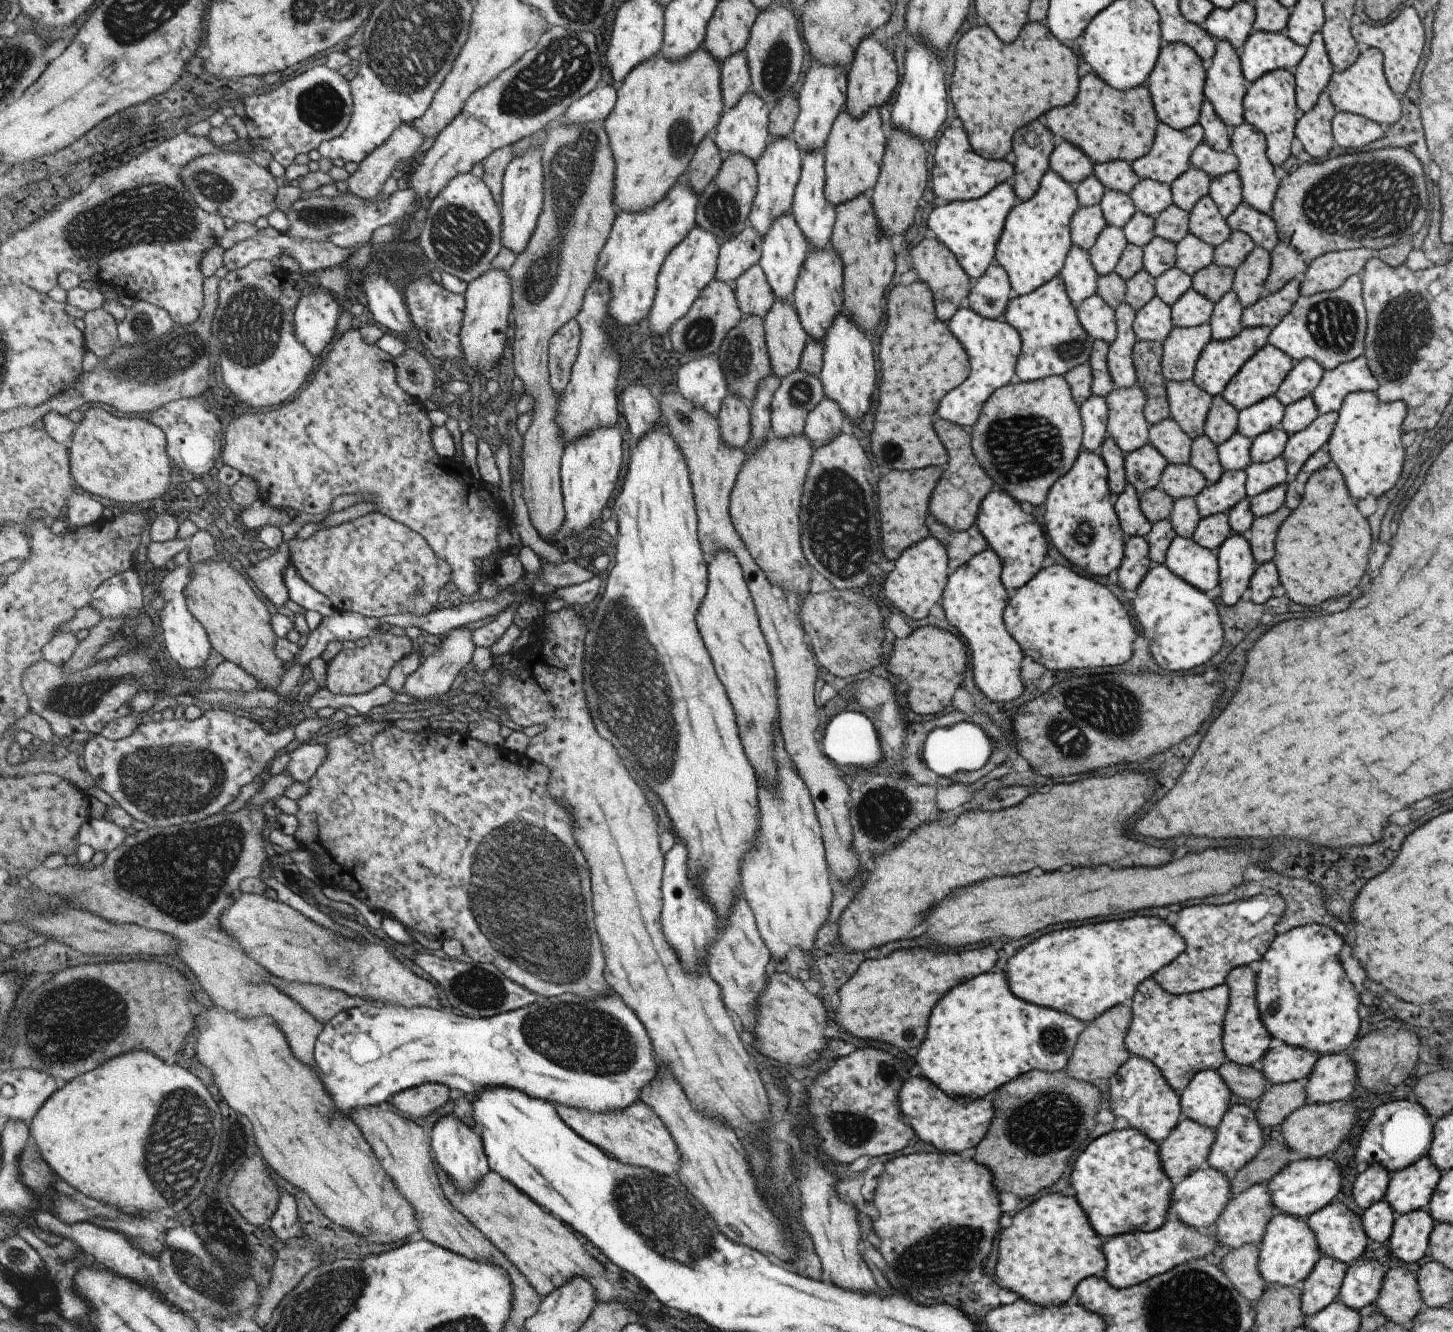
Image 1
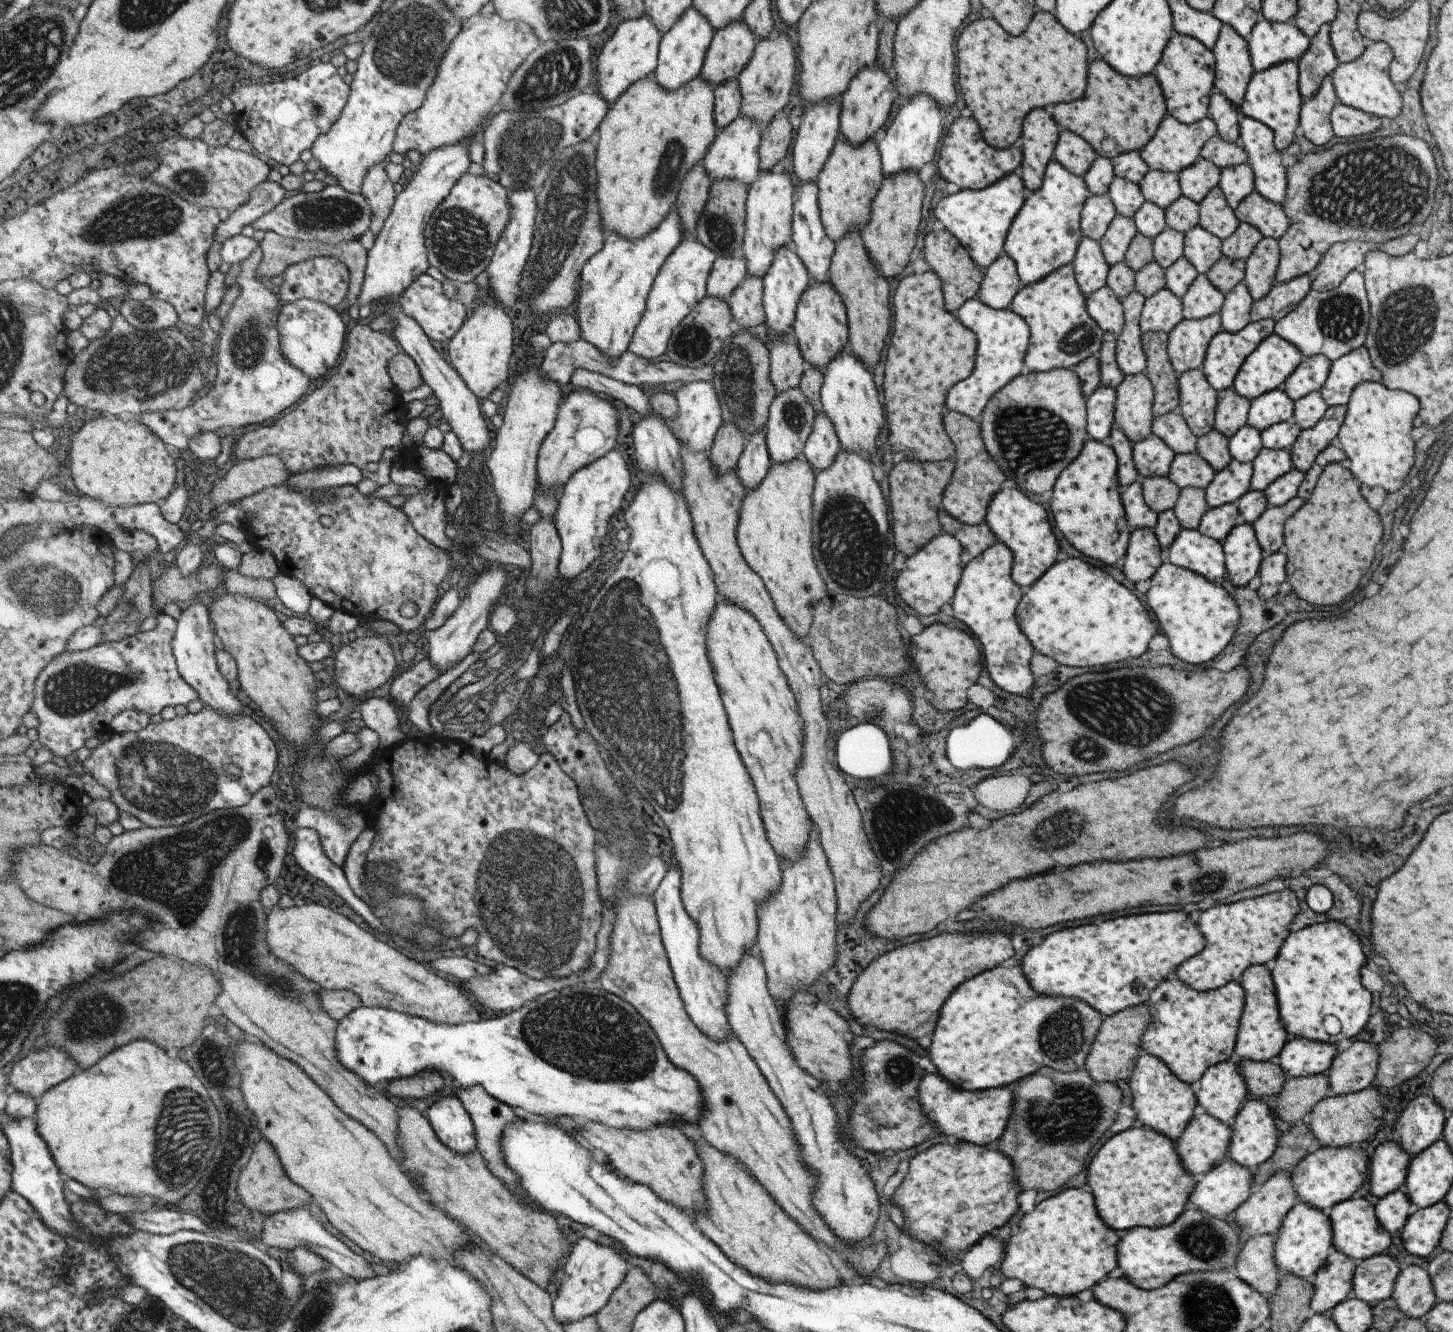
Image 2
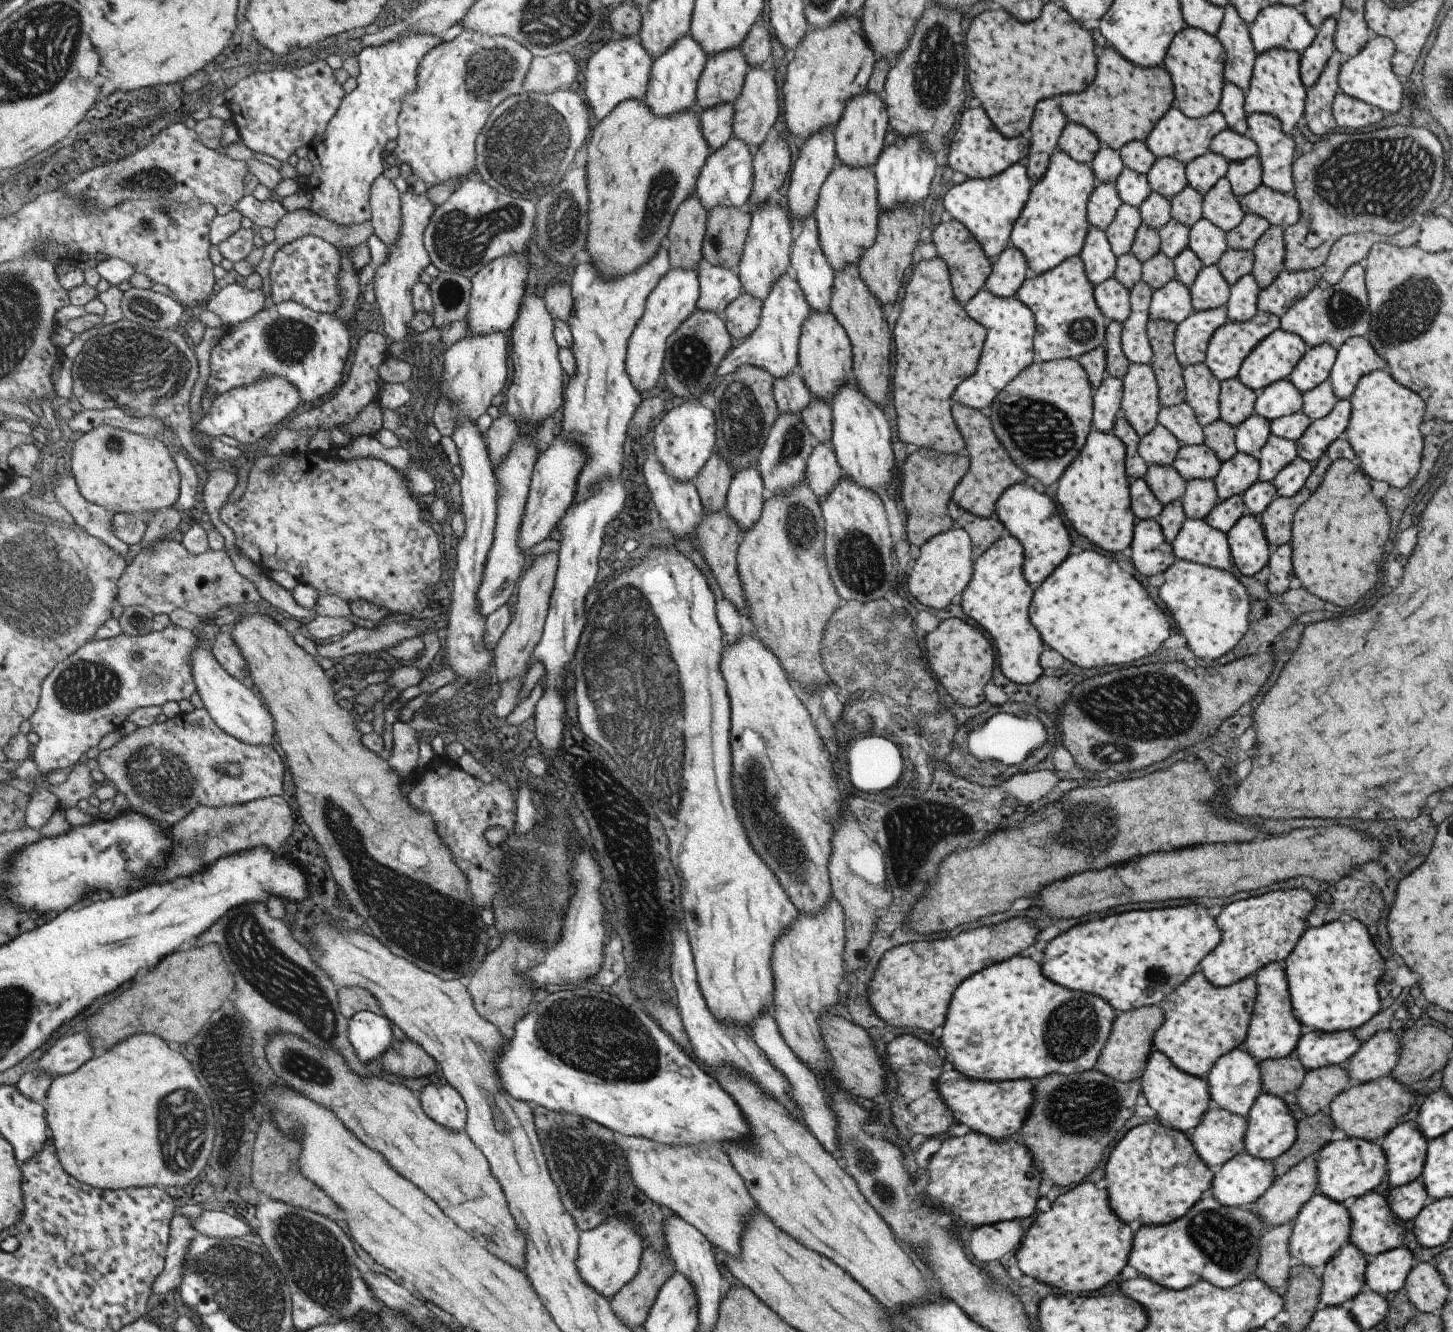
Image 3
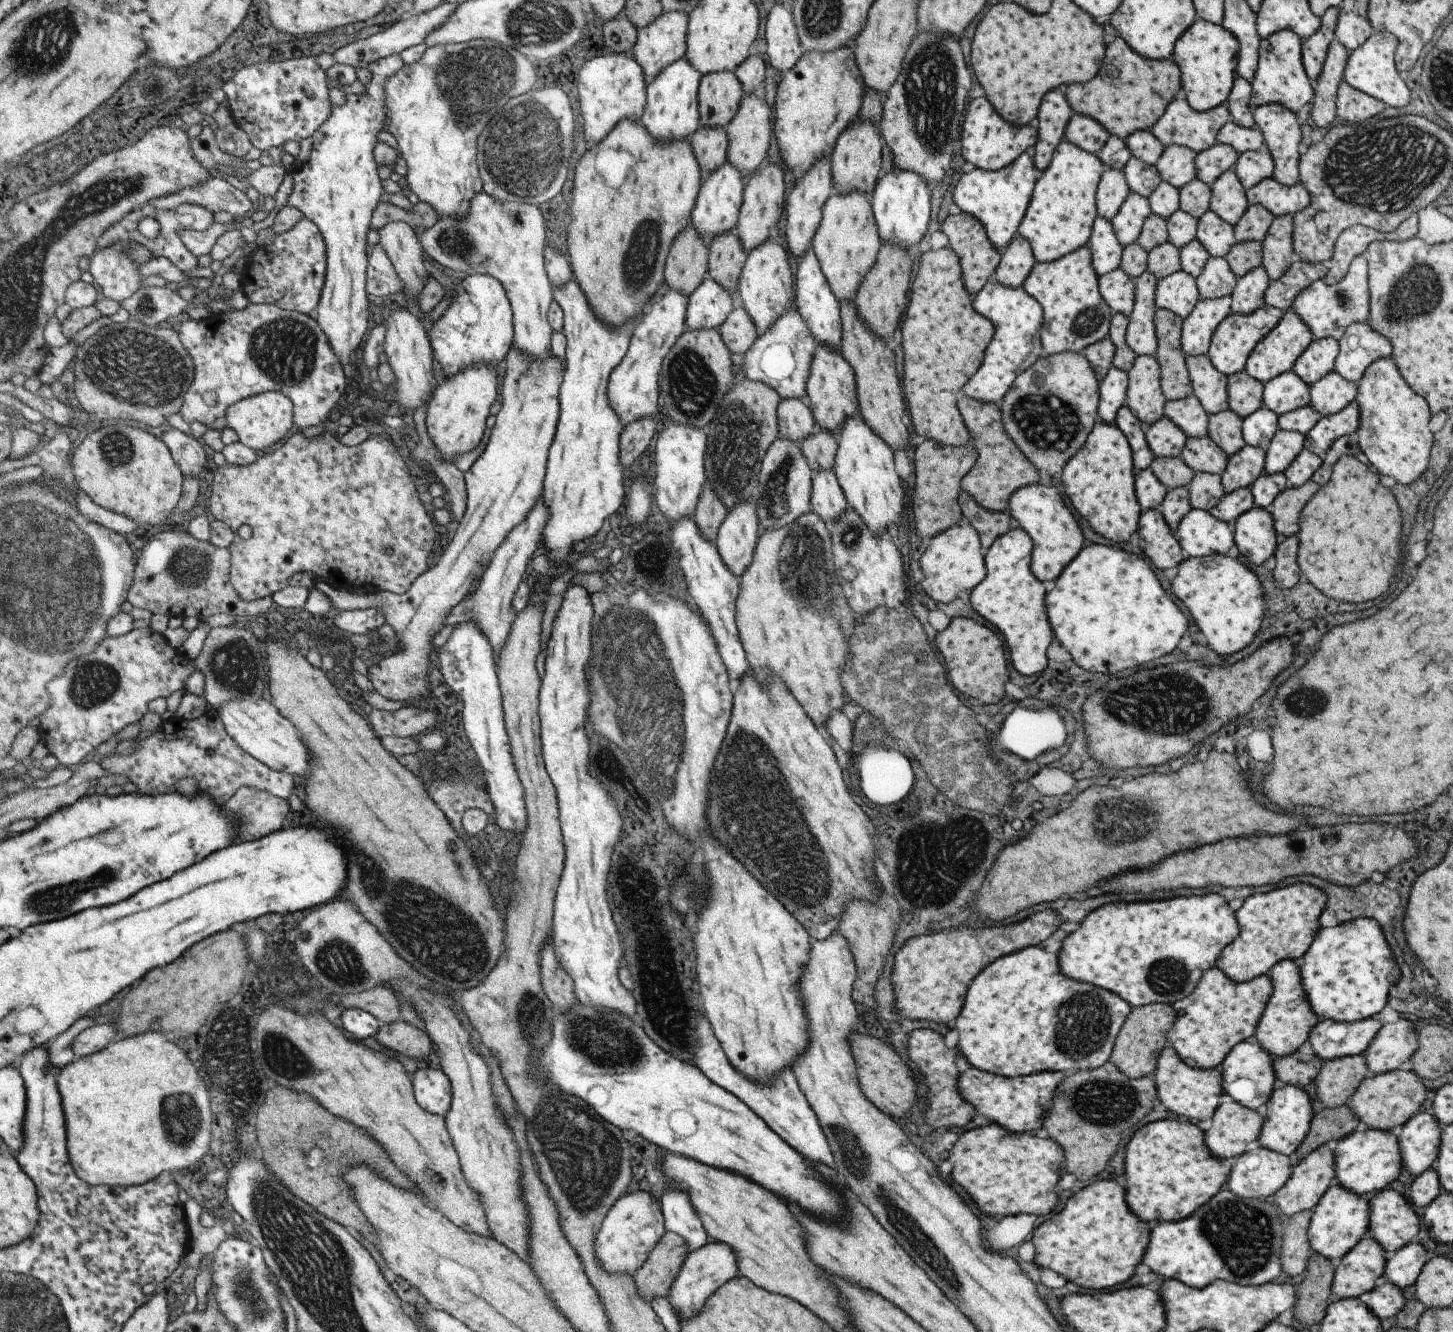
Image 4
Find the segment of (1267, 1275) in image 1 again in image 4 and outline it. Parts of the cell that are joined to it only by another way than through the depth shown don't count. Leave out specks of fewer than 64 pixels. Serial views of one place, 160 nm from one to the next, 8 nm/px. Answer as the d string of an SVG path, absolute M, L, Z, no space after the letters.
M1333 1182L1321 1195L1312 1208L1312 1215L1307 1227L1310 1249L1329 1260L1341 1258L1349 1252L1368 1232L1368 1200L1361 1198L1337 1182Z

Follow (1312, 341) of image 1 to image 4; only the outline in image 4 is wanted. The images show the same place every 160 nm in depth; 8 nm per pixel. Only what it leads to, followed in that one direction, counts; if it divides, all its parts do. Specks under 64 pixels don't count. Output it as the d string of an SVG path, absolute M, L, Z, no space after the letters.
M1365 255L1351 259L1346 275L1337 284L1325 284L1323 279L1308 284L1297 293L1289 311L1293 311L1307 325L1313 340L1331 337L1338 341L1349 324L1367 322L1368 268Z

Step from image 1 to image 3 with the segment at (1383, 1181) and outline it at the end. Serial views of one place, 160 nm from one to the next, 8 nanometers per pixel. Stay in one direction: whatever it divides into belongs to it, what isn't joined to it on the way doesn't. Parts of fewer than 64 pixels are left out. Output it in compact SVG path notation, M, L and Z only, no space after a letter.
M1404 1121L1392 1128L1379 1142L1386 1156L1386 1180L1392 1187L1417 1180L1426 1157L1427 1140L1415 1126Z

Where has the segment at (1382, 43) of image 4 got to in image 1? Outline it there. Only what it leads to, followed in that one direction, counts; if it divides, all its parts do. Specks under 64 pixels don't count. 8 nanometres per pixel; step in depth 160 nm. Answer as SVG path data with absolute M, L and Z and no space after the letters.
M1368 47L1360 52L1355 62L1345 70L1333 71L1325 90L1335 110L1364 116L1382 127L1397 122L1401 116L1399 97L1387 84L1382 52L1377 47Z

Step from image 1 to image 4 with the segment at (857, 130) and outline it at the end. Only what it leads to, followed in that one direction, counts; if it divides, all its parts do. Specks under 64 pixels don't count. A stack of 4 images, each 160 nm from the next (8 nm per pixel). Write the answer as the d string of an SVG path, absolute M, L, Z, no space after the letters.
M855 191L844 195L833 192L823 203L821 212L819 226L811 239L812 251L833 296L838 302L851 302L882 245L876 231L870 199Z

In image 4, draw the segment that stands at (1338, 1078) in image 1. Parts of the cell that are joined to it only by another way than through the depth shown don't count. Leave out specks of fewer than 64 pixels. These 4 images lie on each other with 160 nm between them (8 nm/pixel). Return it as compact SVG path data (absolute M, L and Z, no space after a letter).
M1400 1018L1395 1023L1386 1023L1379 1027L1377 1034L1363 1052L1363 1056L1369 1074L1379 1074L1407 1066L1417 1048L1418 1034L1413 1031L1412 1022Z

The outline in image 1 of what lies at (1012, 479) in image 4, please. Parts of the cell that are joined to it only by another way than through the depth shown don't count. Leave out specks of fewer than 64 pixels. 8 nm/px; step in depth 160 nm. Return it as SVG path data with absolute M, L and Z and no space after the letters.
M935 417L932 426L933 432L935 432L943 448L945 448L945 452L947 452L948 462L929 496L927 512L941 526L945 526L949 530L955 530L955 532L965 531L974 525L979 502L991 490L993 482L979 468L979 462L975 460L975 456L971 452L968 429L959 427L957 424L945 422L945 420L941 420L939 417Z

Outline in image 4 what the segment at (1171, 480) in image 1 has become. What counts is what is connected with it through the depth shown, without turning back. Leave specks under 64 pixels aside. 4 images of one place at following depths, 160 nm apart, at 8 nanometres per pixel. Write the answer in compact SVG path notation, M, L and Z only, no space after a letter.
M1209 436L1186 437L1180 457L1194 472L1220 475L1226 465L1228 455Z

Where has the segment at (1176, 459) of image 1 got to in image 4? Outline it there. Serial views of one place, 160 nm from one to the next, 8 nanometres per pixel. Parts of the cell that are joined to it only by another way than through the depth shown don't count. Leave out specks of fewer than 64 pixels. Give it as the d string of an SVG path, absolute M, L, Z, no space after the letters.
M1193 393L1182 399L1167 400L1162 414L1186 437L1202 437L1207 434L1208 414Z

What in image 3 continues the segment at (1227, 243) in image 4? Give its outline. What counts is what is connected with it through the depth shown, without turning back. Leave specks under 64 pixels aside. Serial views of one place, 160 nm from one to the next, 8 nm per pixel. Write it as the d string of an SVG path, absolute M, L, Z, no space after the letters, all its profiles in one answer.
M1203 217L1188 229L1187 246L1199 257L1202 266L1215 265L1228 248L1225 233Z

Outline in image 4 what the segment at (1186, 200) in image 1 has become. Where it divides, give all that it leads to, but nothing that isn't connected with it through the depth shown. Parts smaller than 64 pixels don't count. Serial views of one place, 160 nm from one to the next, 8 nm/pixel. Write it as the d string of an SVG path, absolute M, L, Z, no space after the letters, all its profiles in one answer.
M1216 142L1196 154L1195 176L1209 186L1222 172L1234 168L1237 157L1232 146Z

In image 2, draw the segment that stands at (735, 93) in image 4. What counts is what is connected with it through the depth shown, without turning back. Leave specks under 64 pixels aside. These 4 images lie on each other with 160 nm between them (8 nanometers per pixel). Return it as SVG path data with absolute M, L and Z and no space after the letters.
M742 20L715 31L702 64L702 79L712 89L735 79L751 58L756 45L754 38Z

